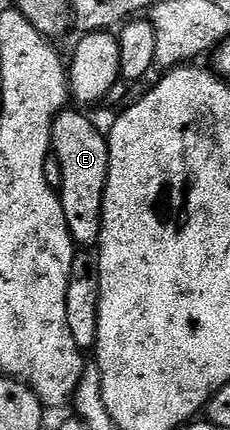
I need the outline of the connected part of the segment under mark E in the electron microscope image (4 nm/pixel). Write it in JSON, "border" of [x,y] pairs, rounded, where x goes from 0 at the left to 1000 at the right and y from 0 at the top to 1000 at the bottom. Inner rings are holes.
{"border":[[[291,251],[265,256],[226,288],[226,363],[261,381],[270,430],[248,435],[252,460],[278,484],[278,512],[296,512],[296,540],[313,549],[326,574],[422,574],[426,551],[443,544],[443,486],[452,484],[452,447],[470,428],[470,381],[478,379],[478,333],[465,314],[426,305],[426,293],[391,274],[370,274],[339,256]]]}

